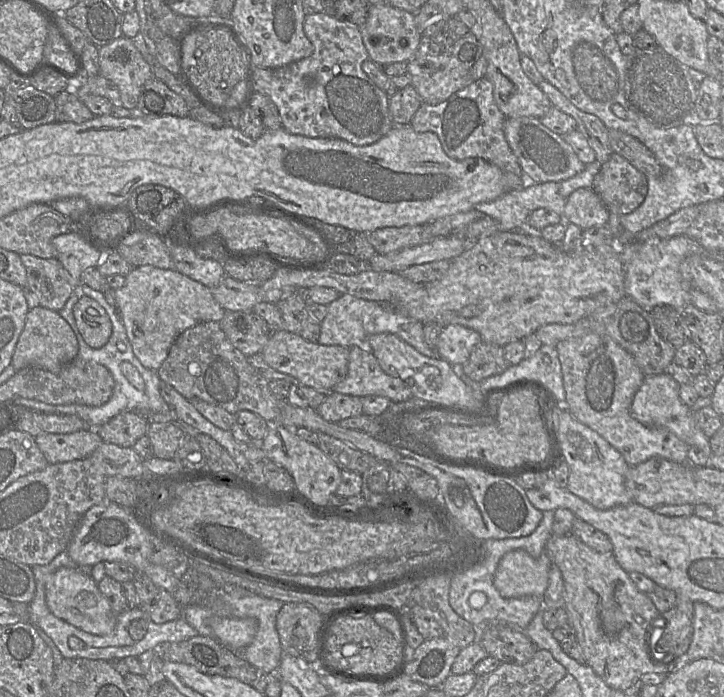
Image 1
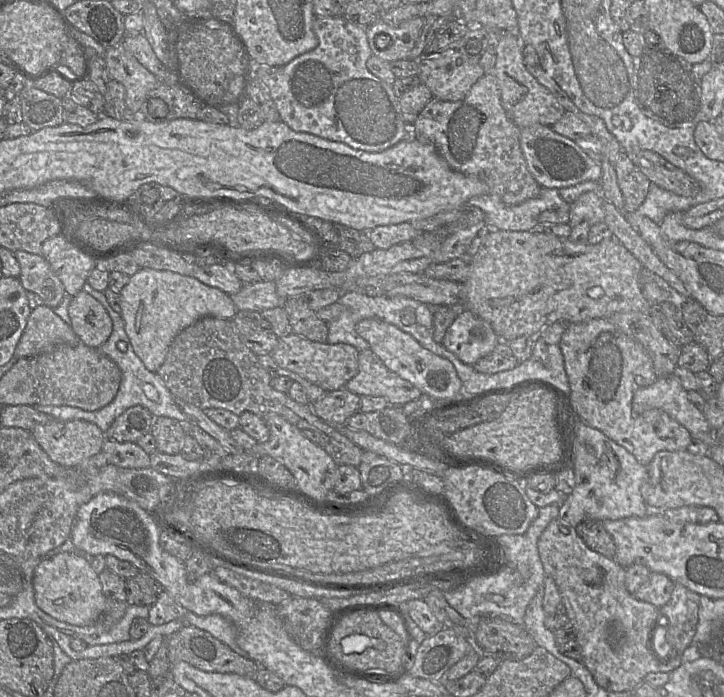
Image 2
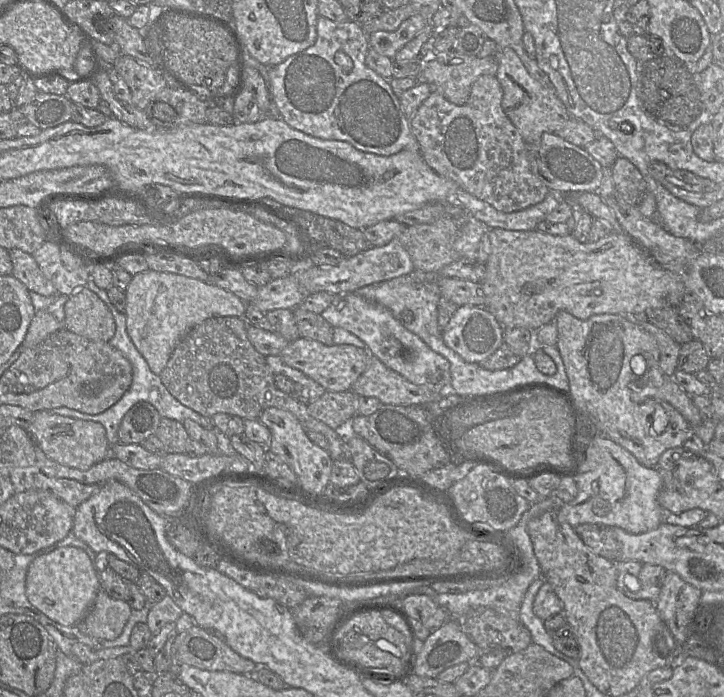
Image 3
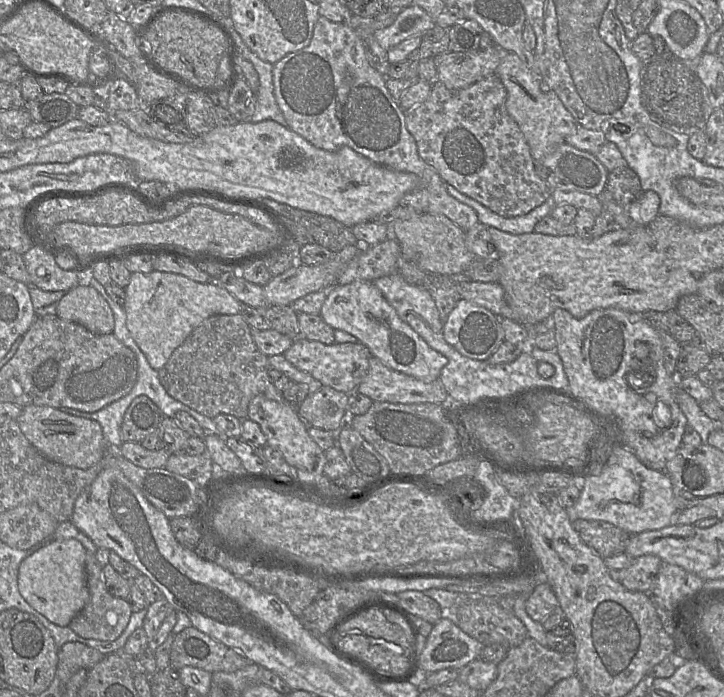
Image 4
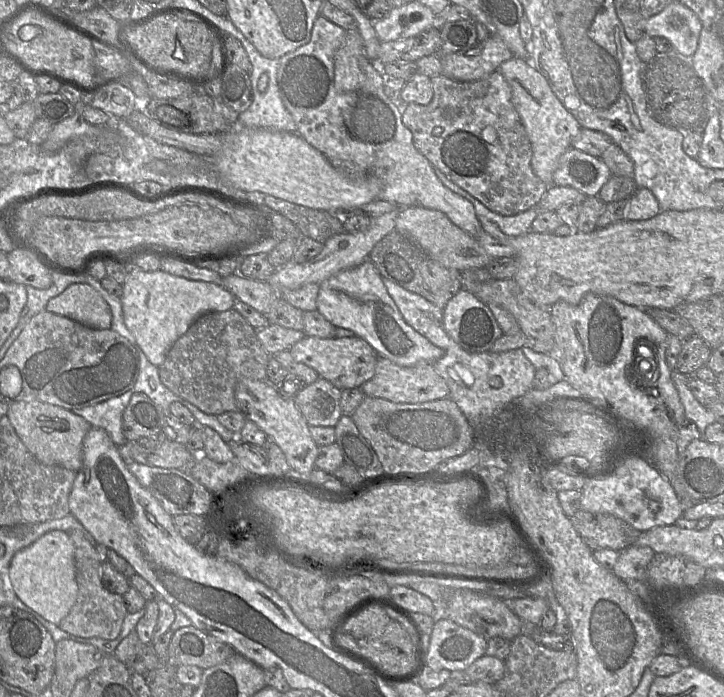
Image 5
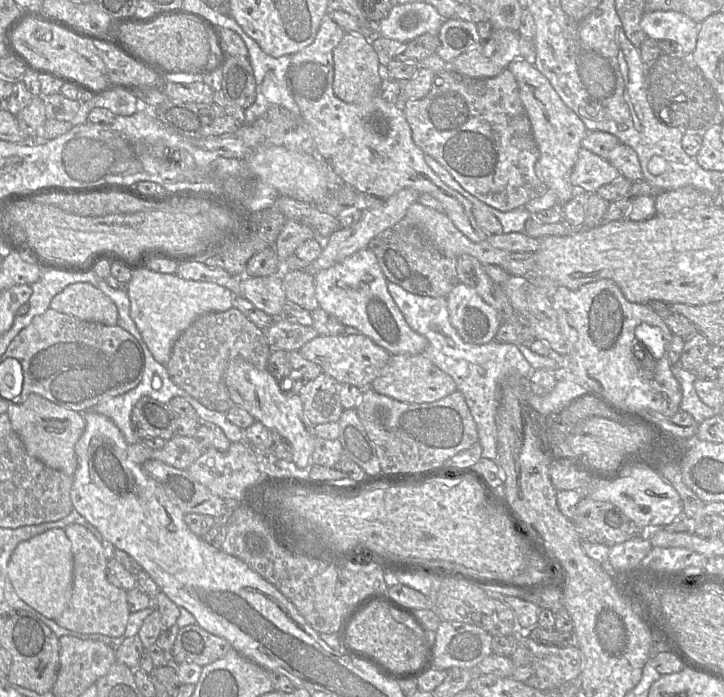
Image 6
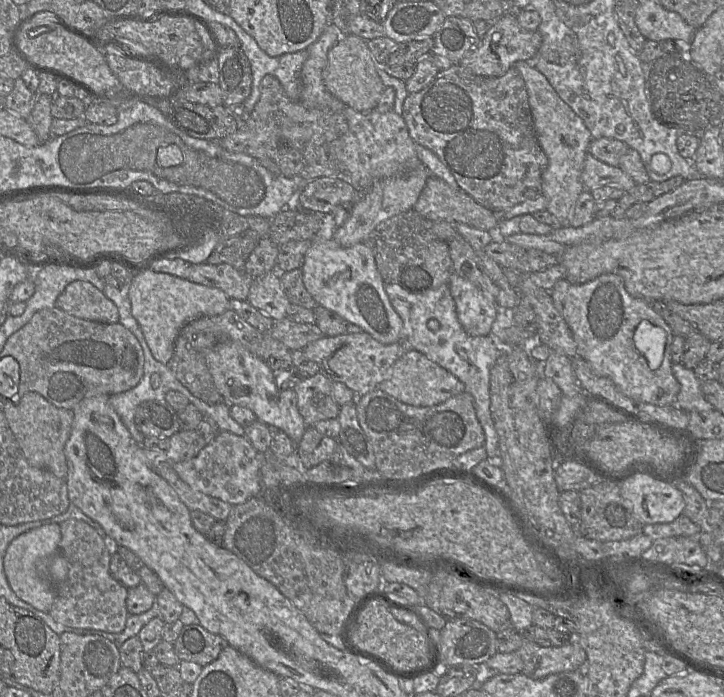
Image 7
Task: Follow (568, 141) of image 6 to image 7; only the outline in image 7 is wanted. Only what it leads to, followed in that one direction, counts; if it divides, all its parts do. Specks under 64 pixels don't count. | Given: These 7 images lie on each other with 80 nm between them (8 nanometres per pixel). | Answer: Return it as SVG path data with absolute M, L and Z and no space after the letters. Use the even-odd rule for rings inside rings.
M521 61L514 67L525 82L536 137L548 157L548 166L542 173L542 195L547 200L546 210L557 219L558 226L567 226L578 197L586 190L582 172L592 137L583 120L558 96L533 62Z

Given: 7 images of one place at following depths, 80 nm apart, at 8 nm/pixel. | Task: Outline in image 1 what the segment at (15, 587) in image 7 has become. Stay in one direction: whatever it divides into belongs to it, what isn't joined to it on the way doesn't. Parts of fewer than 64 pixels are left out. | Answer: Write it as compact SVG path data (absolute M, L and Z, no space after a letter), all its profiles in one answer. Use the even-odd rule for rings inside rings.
M61 567L51 573L45 583L45 601L49 610L75 627L94 635L111 634L116 627L117 614L107 598L100 592L98 583L81 568Z

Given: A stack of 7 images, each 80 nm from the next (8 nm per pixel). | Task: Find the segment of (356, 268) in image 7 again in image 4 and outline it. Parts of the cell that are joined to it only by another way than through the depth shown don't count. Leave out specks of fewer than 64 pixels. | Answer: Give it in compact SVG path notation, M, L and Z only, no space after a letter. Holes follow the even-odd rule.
M358 280L345 285L335 284L327 291L320 315L334 330L341 329L354 335L360 343L368 347L372 355L379 358L387 367L424 382L439 379L441 369L448 363L448 359L444 355L432 349L416 331L398 316L396 310L373 284L373 281Z

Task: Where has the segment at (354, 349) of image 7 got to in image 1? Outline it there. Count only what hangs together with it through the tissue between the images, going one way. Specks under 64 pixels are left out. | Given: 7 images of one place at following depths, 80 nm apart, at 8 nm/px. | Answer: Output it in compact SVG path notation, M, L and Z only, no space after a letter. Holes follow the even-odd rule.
M282 330L273 332L261 351L265 362L273 369L291 375L318 391L331 392L347 375L350 348L339 345L321 345Z

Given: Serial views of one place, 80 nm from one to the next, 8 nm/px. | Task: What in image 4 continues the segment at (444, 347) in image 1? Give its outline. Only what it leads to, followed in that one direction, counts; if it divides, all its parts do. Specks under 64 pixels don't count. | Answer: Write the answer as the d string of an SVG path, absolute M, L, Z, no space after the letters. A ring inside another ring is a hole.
M459 299L448 315L442 333L445 341L461 355L479 361L487 360L504 341L501 318L488 309L464 299Z

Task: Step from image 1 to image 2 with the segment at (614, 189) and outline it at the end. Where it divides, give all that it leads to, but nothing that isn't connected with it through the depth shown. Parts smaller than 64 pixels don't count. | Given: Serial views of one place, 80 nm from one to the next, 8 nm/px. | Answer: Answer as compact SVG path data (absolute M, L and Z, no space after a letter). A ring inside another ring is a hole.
M623 151L617 157L615 172L624 200L624 211L636 211L645 200L651 182Z

